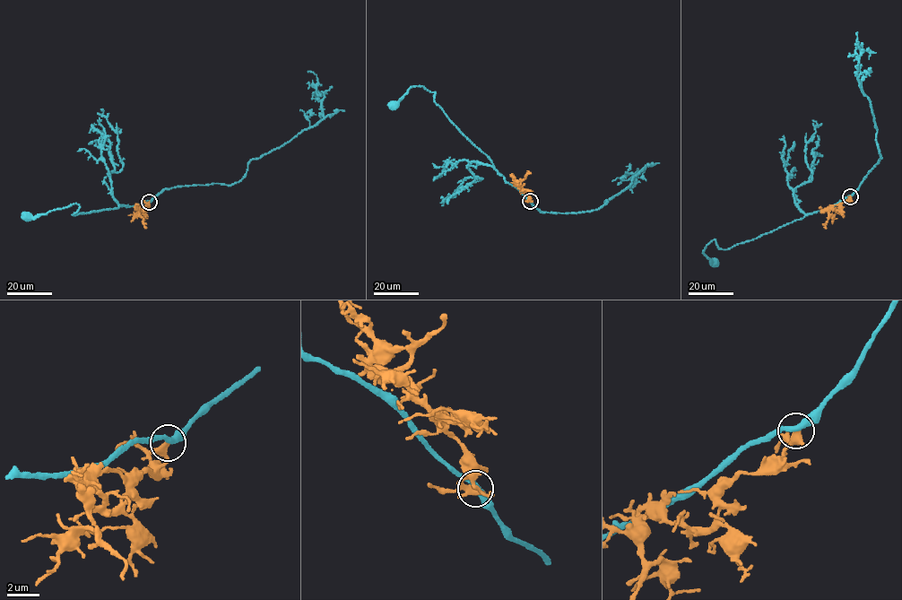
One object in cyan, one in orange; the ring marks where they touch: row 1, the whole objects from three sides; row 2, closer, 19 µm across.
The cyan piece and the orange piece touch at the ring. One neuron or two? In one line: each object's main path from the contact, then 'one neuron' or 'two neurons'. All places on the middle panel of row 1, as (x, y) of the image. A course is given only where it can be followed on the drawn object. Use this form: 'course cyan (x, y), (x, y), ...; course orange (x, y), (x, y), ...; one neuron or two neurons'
course cyan (530, 201), (506, 182), (487, 155), (461, 133), (437, 104), (435, 92), (411, 86), (394, 106); course orange (530, 201), (516, 183), (531, 172); two neurons

